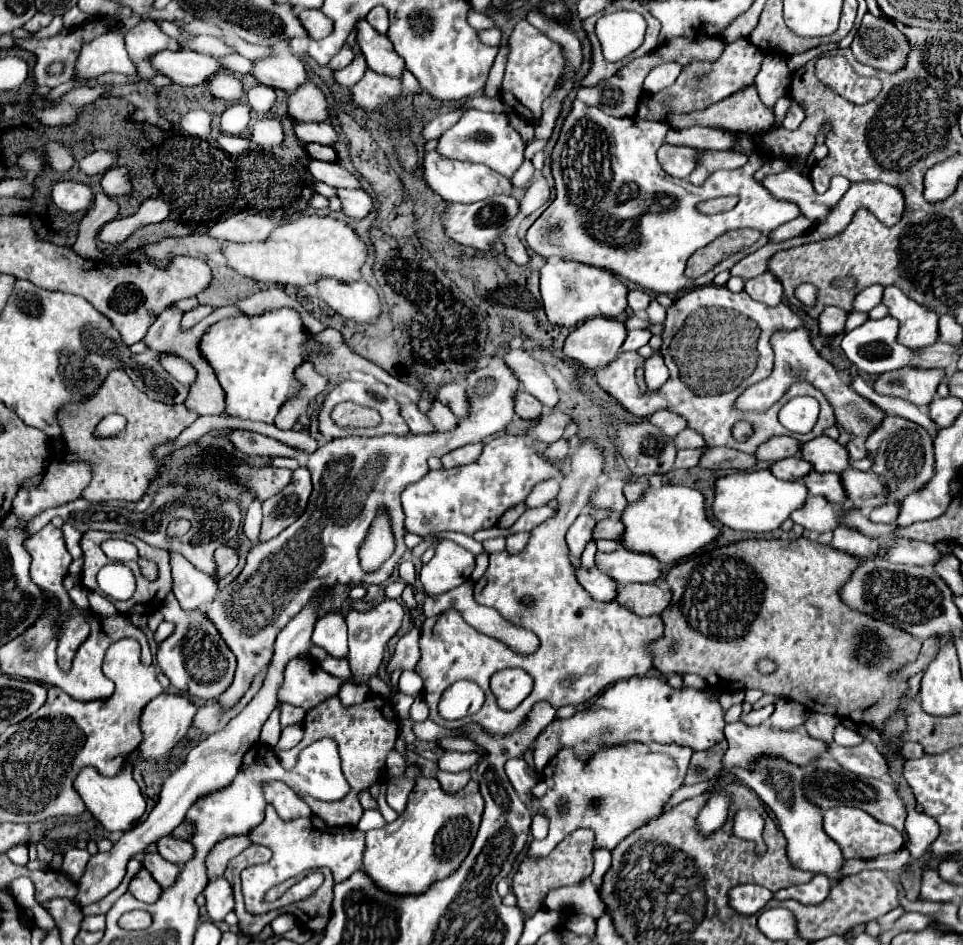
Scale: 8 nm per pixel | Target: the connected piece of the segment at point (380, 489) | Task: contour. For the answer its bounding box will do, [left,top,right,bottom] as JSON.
[202,359,522,711]

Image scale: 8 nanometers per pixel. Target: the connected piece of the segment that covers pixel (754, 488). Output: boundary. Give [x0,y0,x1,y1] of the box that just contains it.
[714,469,808,533]

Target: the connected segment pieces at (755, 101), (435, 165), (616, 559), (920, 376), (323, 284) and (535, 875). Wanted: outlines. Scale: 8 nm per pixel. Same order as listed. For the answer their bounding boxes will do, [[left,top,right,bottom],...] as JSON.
[[670,87,774,133],[424,151,512,203],[596,547,662,587],[874,369,944,407],[318,279,380,323],[514,829,594,917]]

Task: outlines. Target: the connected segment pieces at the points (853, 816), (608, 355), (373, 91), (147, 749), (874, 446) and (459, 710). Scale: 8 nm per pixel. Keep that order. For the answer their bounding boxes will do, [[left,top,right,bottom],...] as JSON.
[[824,807,880,859],[564,317,626,371],[352,71,402,109],[138,693,198,761],[866,417,934,503],[438,681,484,720]]

